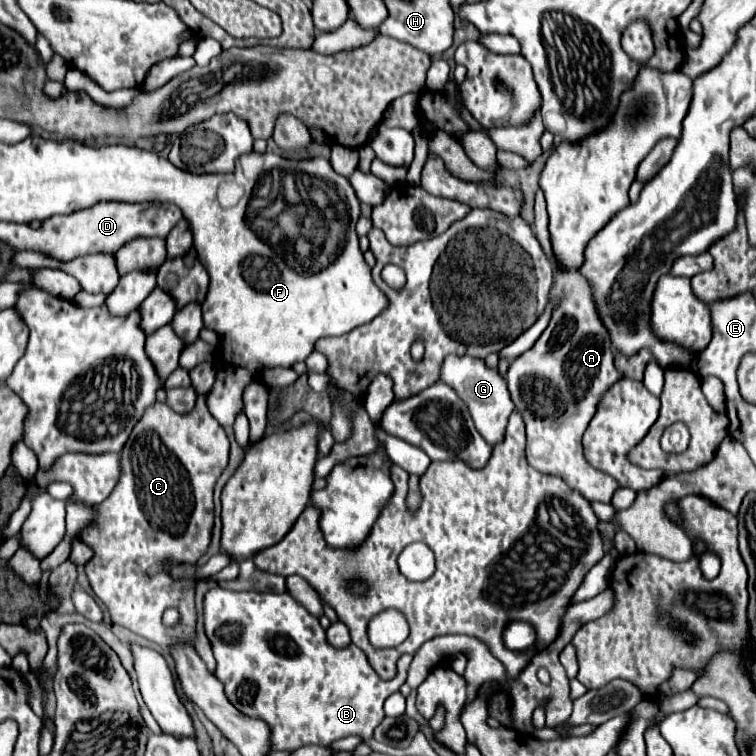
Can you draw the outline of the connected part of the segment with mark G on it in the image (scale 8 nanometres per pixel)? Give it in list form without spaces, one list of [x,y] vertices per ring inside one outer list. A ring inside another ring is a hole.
[[[449,355],[441,367],[441,381],[447,383],[449,387],[453,387],[457,391],[457,395],[467,403],[467,409],[475,421],[477,431],[483,435],[483,439],[489,445],[503,441],[507,417],[511,415],[511,411],[515,407],[513,407],[513,401],[509,397],[507,381],[505,381],[505,377],[499,375],[497,369],[489,369],[483,359]]]

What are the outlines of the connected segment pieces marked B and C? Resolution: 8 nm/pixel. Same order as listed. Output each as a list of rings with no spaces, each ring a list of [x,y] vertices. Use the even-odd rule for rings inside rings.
[[[213,587],[205,595],[205,633],[213,645],[217,659],[215,677],[223,683],[227,699],[245,715],[259,717],[269,723],[271,739],[277,751],[295,751],[307,743],[331,745],[337,739],[359,735],[363,739],[373,737],[373,729],[383,721],[385,699],[399,691],[407,679],[407,667],[411,655],[397,659],[397,673],[393,679],[383,681],[371,667],[367,655],[357,647],[335,649],[327,643],[325,631],[319,619],[313,617],[299,601],[289,593],[267,595],[263,591],[229,591]]]
[[[199,395],[197,399],[197,405],[195,405],[195,411],[187,413],[187,415],[179,415],[175,413],[171,407],[166,403],[156,401],[151,407],[145,410],[143,419],[135,425],[135,431],[131,433],[131,439],[127,441],[127,447],[123,447],[123,453],[121,453],[121,459],[123,459],[123,479],[119,481],[119,487],[115,487],[113,495],[107,497],[101,505],[97,505],[97,511],[99,511],[99,519],[95,523],[95,527],[83,531],[81,535],[81,541],[87,543],[89,547],[93,547],[95,555],[93,559],[85,565],[85,573],[89,577],[89,583],[95,591],[95,595],[107,605],[109,613],[111,613],[111,619],[117,623],[117,625],[123,625],[127,627],[129,631],[145,637],[147,641],[153,641],[157,643],[159,647],[171,647],[175,643],[195,643],[195,625],[197,625],[197,611],[195,611],[195,581],[193,579],[175,579],[167,565],[195,565],[205,553],[207,553],[207,547],[211,543],[211,529],[213,529],[213,487],[215,487],[215,481],[219,479],[219,475],[223,473],[223,469],[227,467],[227,459],[229,459],[229,439],[223,431],[223,427],[217,423],[217,419],[209,413],[207,405],[205,405],[205,397]],[[165,609],[177,609],[179,611],[179,623],[173,625],[173,627],[167,627],[161,623],[161,615]]]

